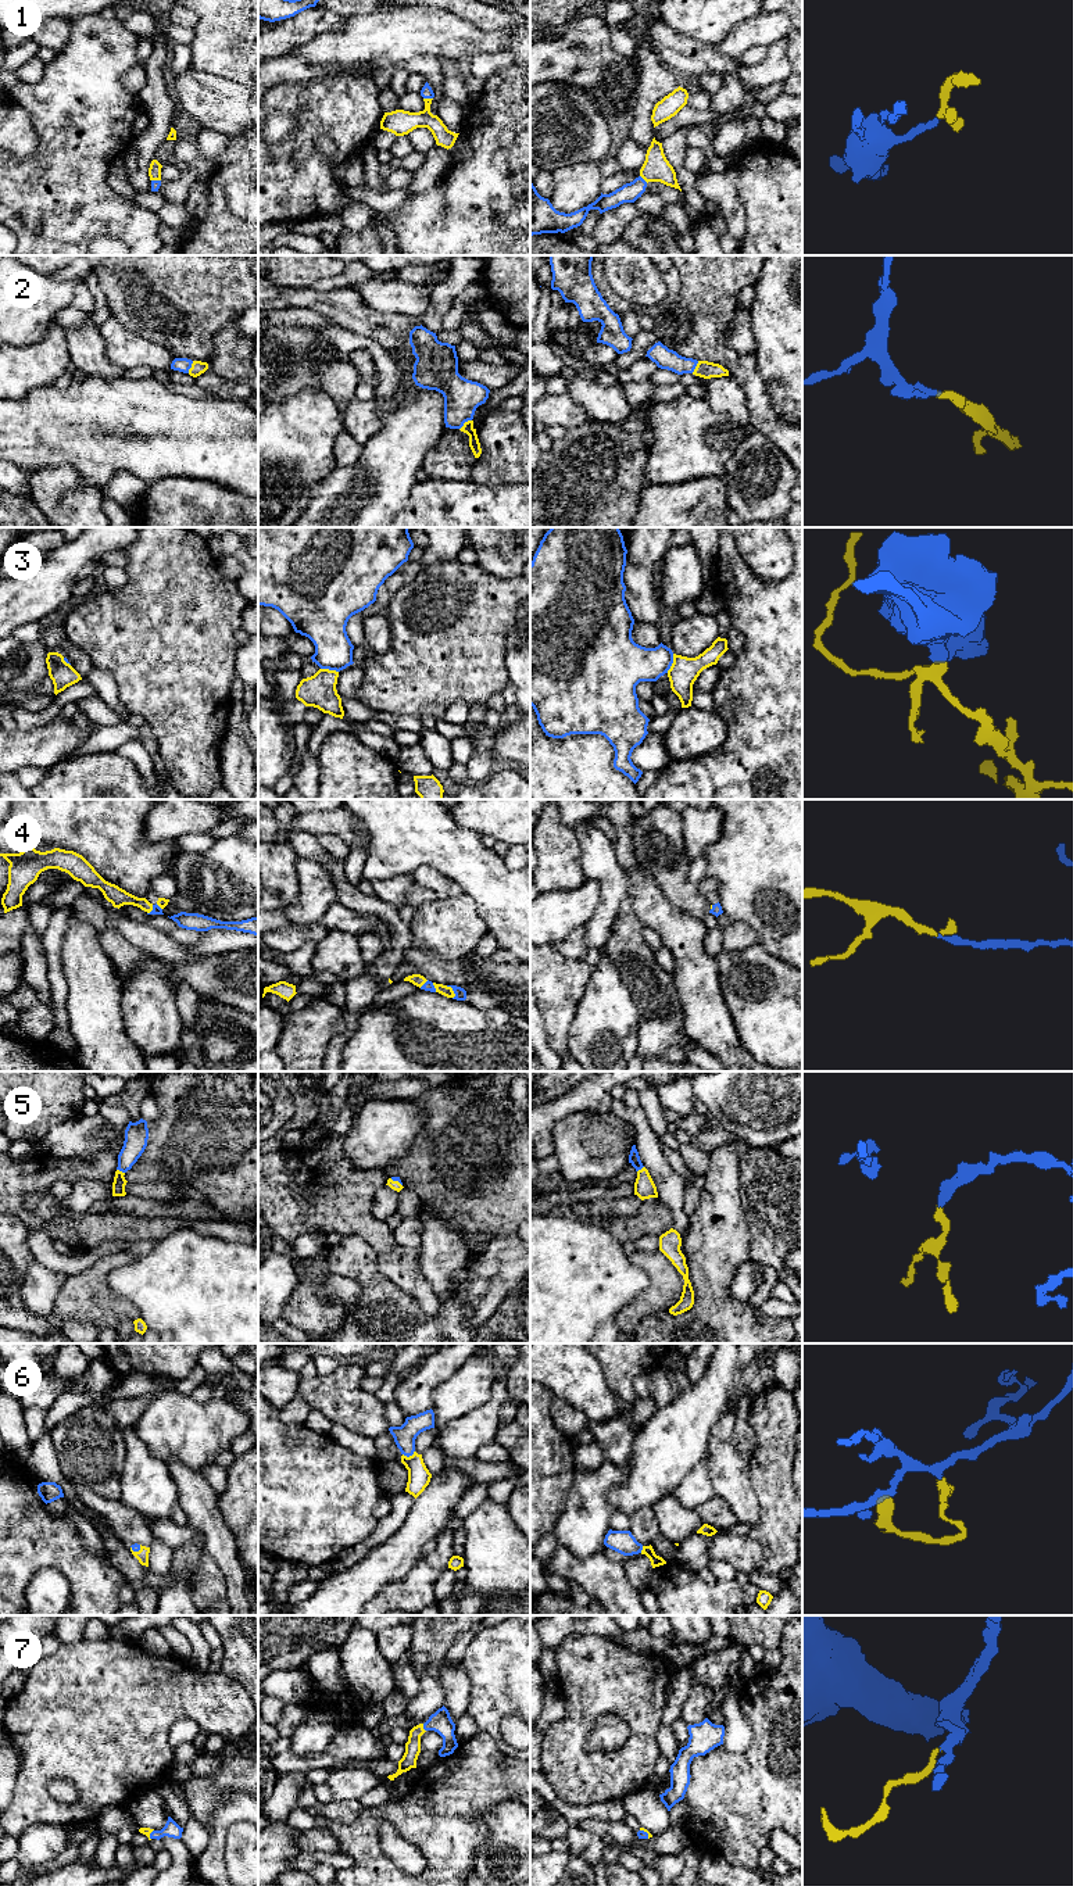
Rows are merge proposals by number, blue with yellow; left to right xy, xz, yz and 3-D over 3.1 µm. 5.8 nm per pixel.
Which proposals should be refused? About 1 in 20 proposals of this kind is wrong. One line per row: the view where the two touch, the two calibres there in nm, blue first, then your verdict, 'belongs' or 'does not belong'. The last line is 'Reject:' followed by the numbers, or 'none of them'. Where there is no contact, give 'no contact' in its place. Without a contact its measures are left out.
1: xz | 70/150 nm | belongs
2: xz | 200/60 nm | belongs
3: yz | 240/160 nm | does not belong
4: xz | 70/60 nm | belongs
5: xy | 140/80 nm | belongs
6: xz | 130/130 nm | belongs
7: xz | 120/100 nm | belongs
Reject: 3

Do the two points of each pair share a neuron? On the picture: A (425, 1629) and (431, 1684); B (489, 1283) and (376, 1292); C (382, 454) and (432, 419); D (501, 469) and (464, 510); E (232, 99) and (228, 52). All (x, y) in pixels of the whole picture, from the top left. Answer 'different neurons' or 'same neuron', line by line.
A: same neuron
B: same neuron
C: same neuron
D: different neurons
E: different neurons

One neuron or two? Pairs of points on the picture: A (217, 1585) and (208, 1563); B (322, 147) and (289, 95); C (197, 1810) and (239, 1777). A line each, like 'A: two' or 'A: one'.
A: one
B: two
C: one

